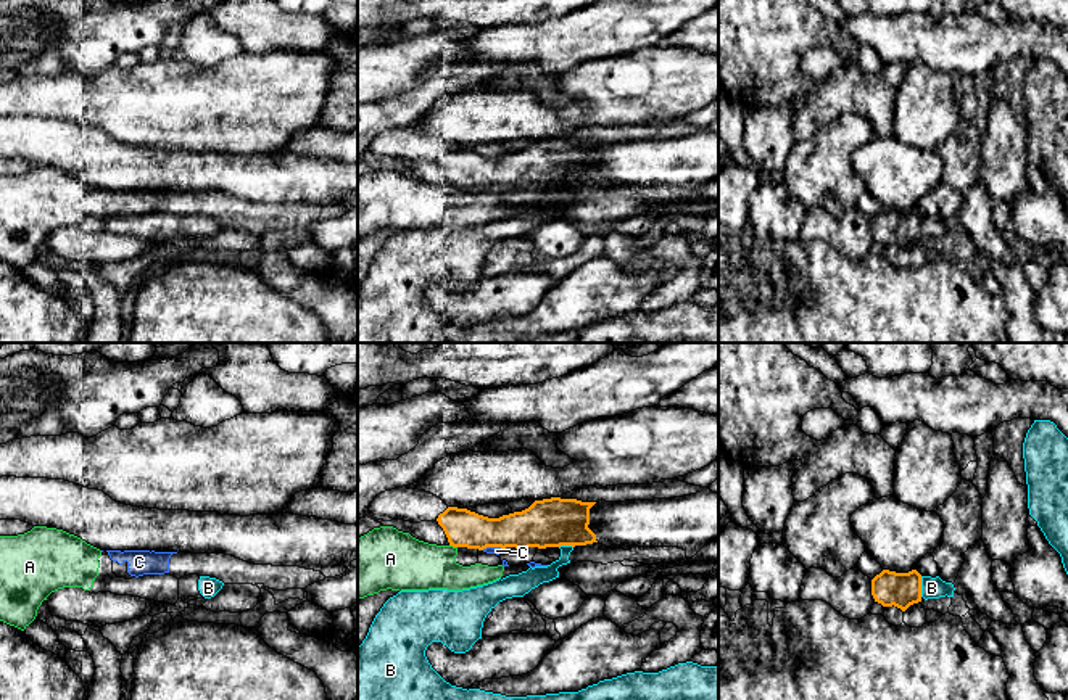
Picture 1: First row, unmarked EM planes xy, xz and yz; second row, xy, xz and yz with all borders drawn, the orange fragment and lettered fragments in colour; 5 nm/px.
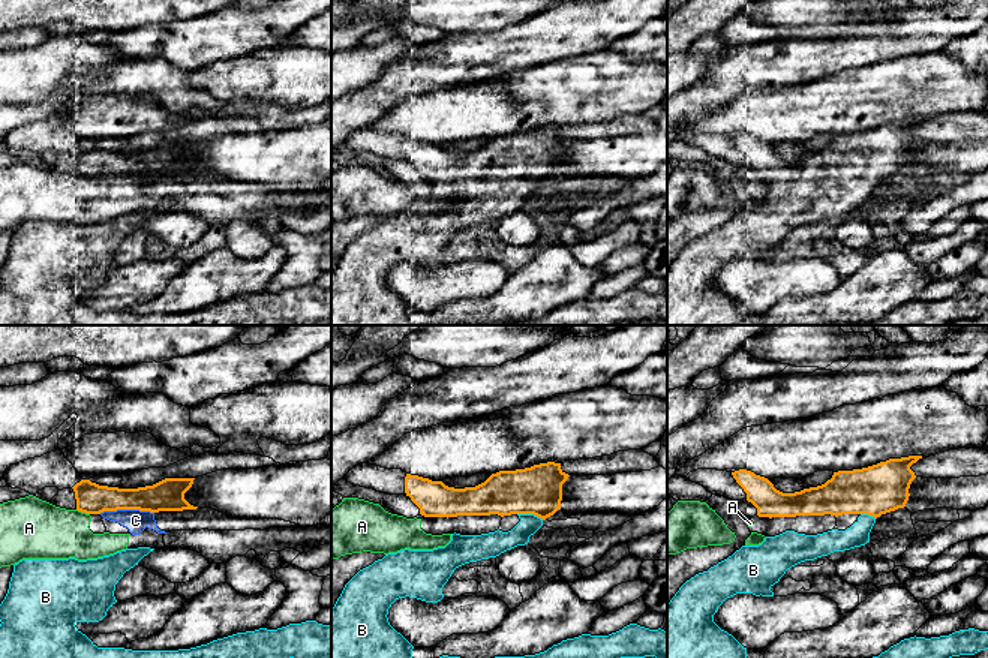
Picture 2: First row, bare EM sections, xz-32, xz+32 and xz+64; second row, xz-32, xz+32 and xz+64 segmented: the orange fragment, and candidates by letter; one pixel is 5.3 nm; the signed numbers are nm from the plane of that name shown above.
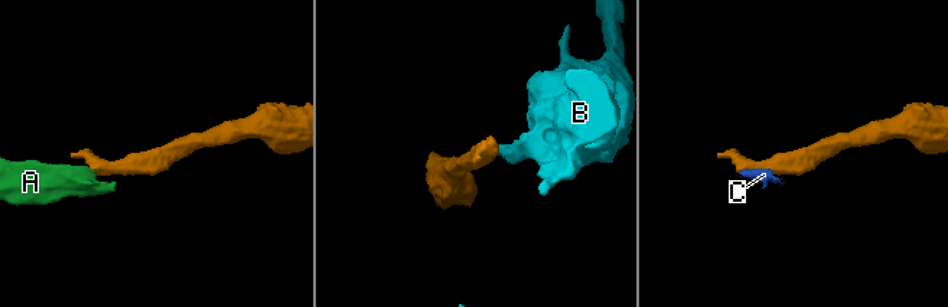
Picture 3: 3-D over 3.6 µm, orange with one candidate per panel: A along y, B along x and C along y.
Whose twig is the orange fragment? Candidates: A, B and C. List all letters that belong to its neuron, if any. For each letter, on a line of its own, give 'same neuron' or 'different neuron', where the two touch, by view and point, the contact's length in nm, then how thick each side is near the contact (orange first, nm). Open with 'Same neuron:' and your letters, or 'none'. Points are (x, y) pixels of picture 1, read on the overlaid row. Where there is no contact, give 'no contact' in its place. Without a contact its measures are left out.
Same neuron: B
A: different neuron; meets orange in xz at (453, 546); contact 40 nm long; 190 nm thick on the orange side, 280 nm on the other
B: same neuron; meets orange in yz at (920, 586); contact 100 nm long; 180 nm thick on the orange side, 110 nm on the other
C: different neuron; meets orange in xz at (492, 546); contact 100 nm long; 200 nm thick on the orange side, 40 nm on the other

